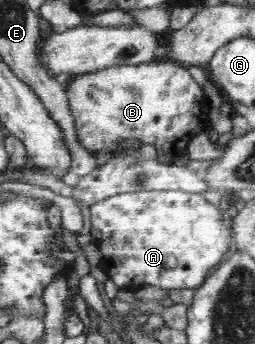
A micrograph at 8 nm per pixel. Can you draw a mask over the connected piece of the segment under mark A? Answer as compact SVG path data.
M137 190L116 194L90 206L95 242L103 252L99 267L124 290L136 292L145 285L170 289L201 287L209 270L217 266L233 245L229 223L225 223L219 207L205 200L200 193L182 190Z

